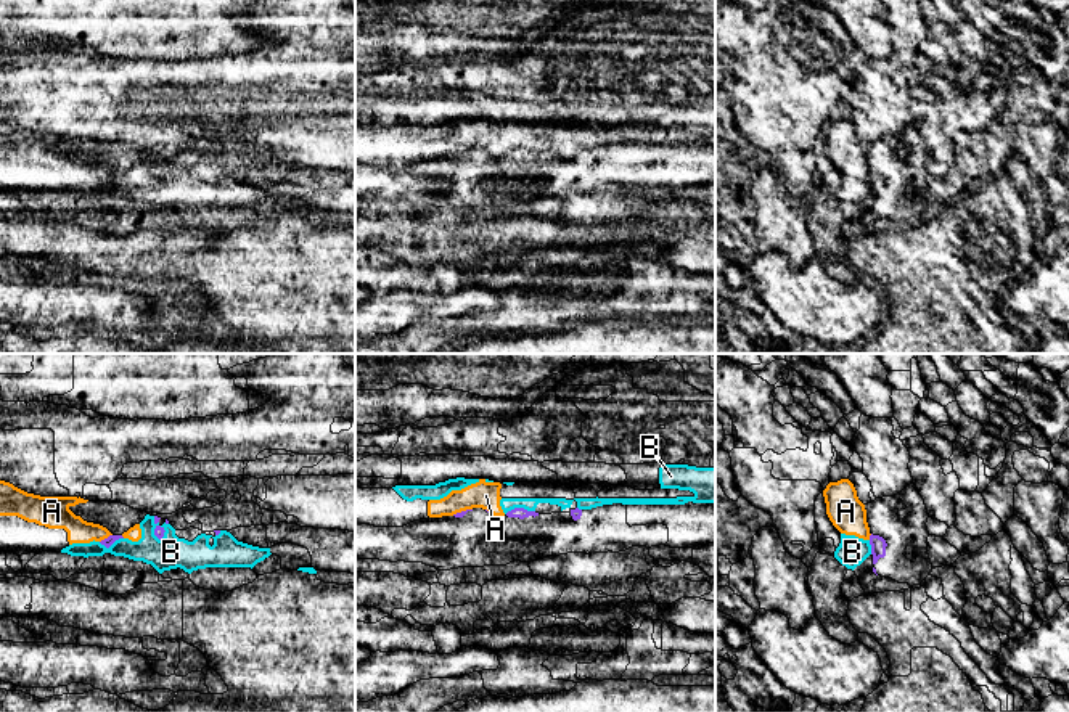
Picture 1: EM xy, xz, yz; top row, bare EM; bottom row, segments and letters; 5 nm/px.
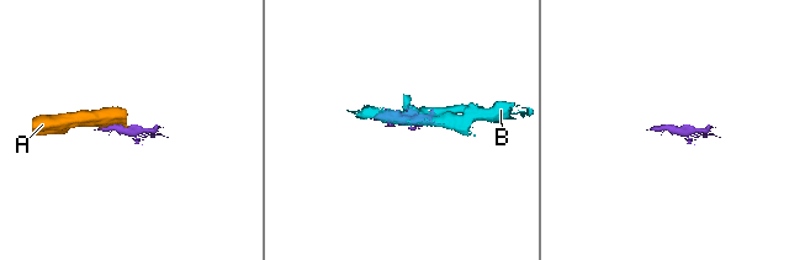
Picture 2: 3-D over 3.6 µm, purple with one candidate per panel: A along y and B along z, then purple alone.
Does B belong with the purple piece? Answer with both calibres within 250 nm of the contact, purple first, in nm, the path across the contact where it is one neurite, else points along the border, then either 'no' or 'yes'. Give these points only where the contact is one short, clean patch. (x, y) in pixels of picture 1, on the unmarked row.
60 nm thick on the purple side, 70 nm on the other; no

